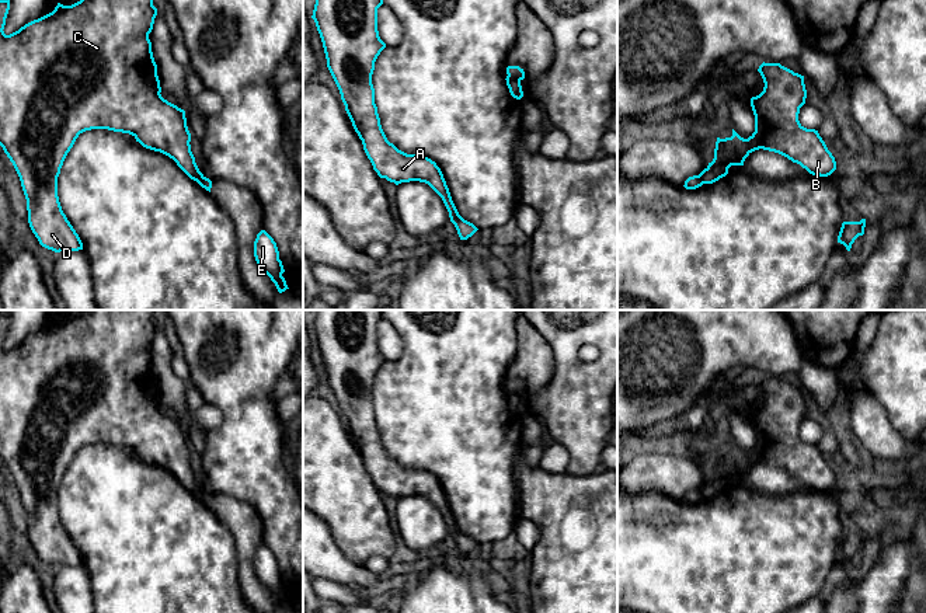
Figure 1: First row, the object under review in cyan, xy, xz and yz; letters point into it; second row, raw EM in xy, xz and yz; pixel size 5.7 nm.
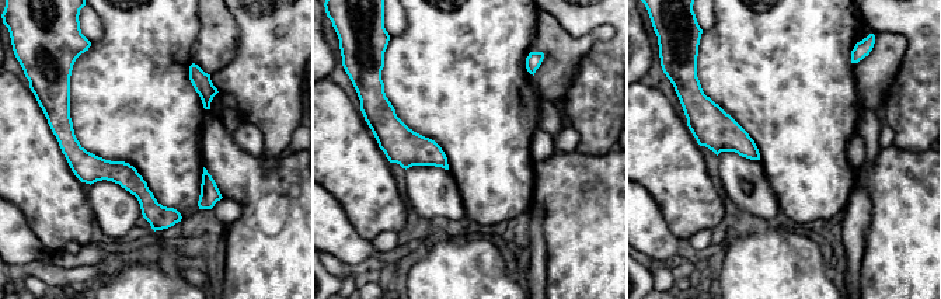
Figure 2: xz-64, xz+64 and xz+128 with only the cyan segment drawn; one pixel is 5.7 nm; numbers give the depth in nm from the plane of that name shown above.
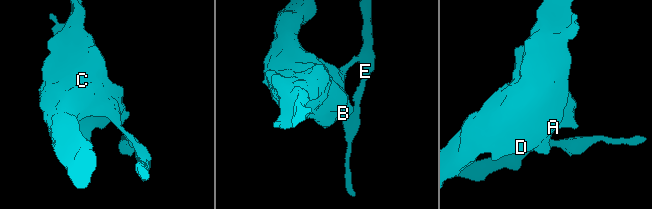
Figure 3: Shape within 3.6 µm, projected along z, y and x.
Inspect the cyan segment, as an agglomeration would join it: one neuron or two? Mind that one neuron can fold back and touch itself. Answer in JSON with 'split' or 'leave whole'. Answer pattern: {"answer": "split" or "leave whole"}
{"answer": "split"}

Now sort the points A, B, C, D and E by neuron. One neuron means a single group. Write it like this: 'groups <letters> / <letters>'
groups A B C D / E

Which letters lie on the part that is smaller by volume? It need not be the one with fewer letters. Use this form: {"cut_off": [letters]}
{"cut_off": ["E"]}

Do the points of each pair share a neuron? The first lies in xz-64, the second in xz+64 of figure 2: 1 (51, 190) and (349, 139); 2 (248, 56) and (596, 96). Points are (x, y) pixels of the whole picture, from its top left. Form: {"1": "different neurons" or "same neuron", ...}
{"1": "same neuron", "2": "same neuron"}

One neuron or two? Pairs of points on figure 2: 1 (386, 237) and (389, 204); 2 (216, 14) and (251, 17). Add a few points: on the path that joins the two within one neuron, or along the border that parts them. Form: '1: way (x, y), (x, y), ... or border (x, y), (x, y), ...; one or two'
1: border (397, 232), (380, 232), (370, 240); two
2: border (230, 14), (237, 27), (236, 48); two

